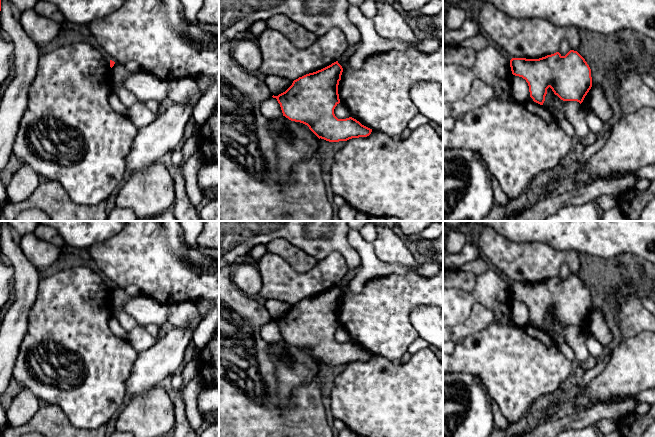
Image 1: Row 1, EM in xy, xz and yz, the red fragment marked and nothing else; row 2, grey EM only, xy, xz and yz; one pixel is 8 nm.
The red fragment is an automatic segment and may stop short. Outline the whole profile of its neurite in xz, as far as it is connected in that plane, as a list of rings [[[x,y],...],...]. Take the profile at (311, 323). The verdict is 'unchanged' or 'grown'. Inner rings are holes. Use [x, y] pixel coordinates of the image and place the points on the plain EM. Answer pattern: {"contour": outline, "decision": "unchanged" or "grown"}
{"contour": [[[336,285],[321,294],[299,301],[285,316],[272,321],[276,322],[280,328],[283,340],[291,345],[307,349],[319,363],[339,366],[367,361],[371,358],[372,353],[352,341],[338,343],[334,338],[335,331],[340,327],[338,309],[342,296],[342,290]]], "decision": "unchanged"}

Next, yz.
{"contour": [[[574,274],[565,280],[556,276],[539,283],[512,282],[510,291],[513,299],[526,304],[530,321],[540,329],[549,311],[561,324],[580,328],[592,311],[591,293]]], "decision": "unchanged"}

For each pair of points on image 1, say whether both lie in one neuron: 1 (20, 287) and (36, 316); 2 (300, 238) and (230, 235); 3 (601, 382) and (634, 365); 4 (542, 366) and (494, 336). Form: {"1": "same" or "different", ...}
{"1": "different", "2": "same", "3": "same", "4": "same"}

